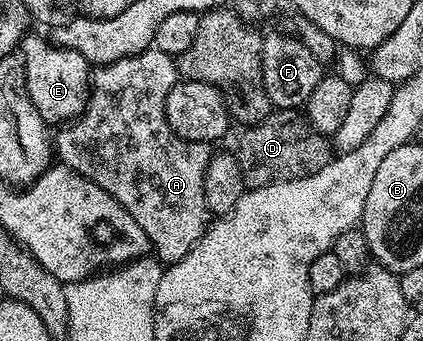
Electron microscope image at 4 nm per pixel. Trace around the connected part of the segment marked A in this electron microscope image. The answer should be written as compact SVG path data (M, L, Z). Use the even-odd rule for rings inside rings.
M154 47L128 57L122 57L108 65L95 65L91 70L91 87L87 94L87 106L84 107L83 114L75 118L74 121L64 124L60 128L63 130L59 134L56 132L53 137L53 149L58 160L62 164L68 165L73 171L77 171L81 176L97 183L97 187L109 191L109 195L113 195L113 199L117 199L117 203L121 203L121 207L125 207L125 211L129 211L129 215L133 215L133 219L137 219L141 231L145 231L148 246L153 250L154 256L163 262L164 266L180 261L198 243L209 224L209 210L205 199L205 173L213 156L212 146L206 141L181 139L175 134L173 127L169 127L169 123L165 119L165 99L169 95L169 91L173 91L178 80L180 80L180 75L176 58Z

